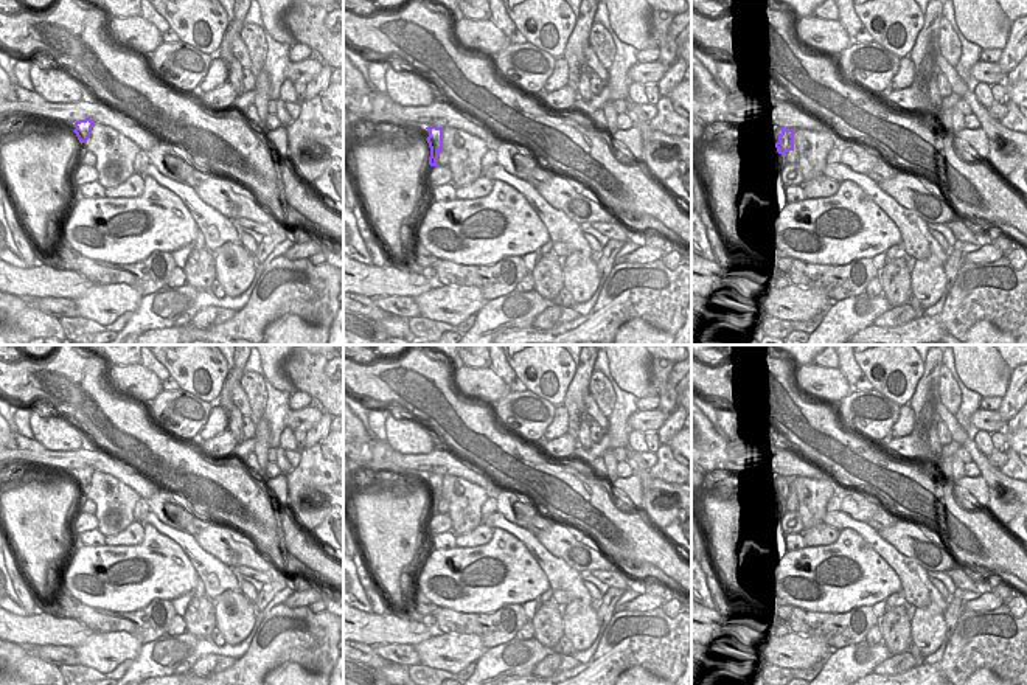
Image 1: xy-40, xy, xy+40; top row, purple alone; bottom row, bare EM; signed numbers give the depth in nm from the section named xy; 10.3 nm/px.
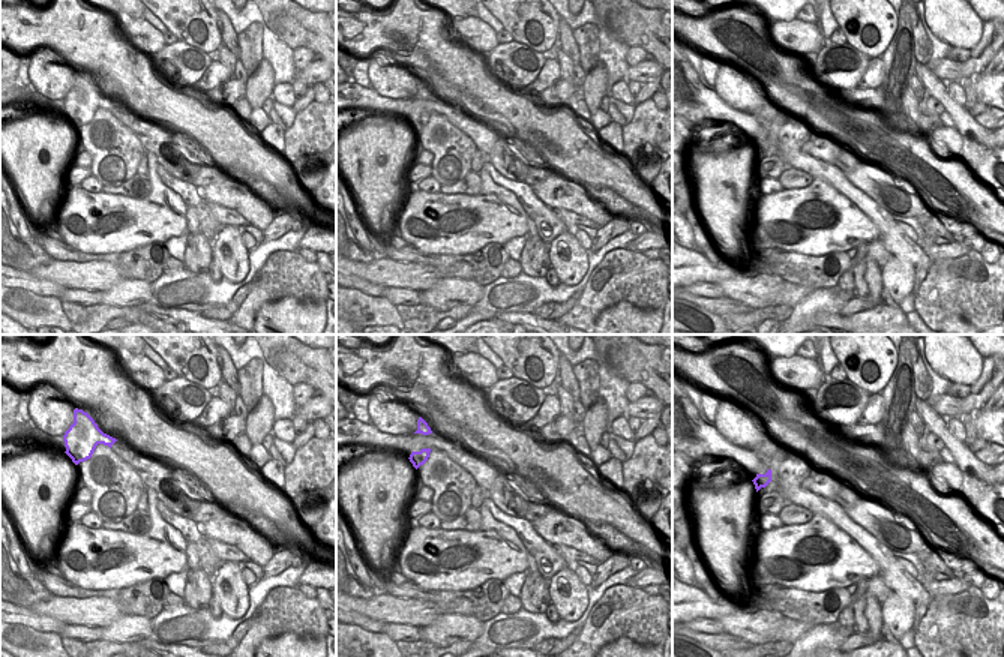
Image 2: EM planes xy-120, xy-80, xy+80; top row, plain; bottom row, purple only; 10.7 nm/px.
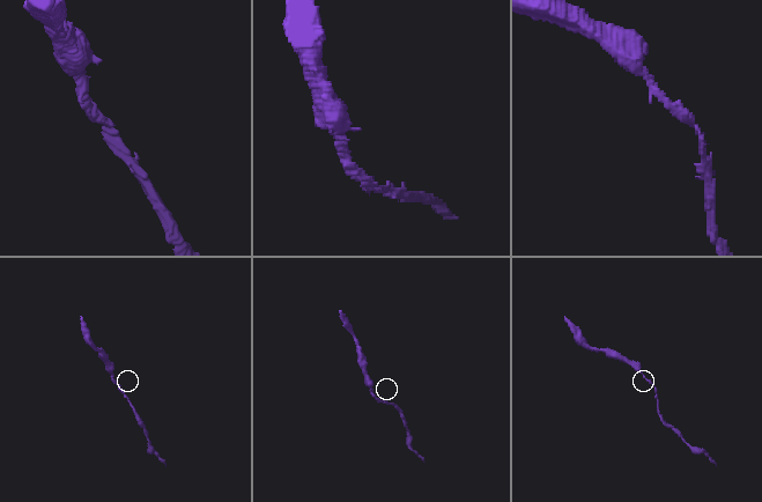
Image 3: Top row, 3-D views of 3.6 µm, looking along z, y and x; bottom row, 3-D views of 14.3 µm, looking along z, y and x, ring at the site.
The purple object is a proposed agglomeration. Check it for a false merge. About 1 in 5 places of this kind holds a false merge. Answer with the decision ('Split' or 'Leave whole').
Leave whole

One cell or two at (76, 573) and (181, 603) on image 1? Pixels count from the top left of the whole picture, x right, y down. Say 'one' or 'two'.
two

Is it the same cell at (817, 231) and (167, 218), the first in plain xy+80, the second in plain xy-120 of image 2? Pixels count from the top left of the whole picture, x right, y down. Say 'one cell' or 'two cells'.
one cell

